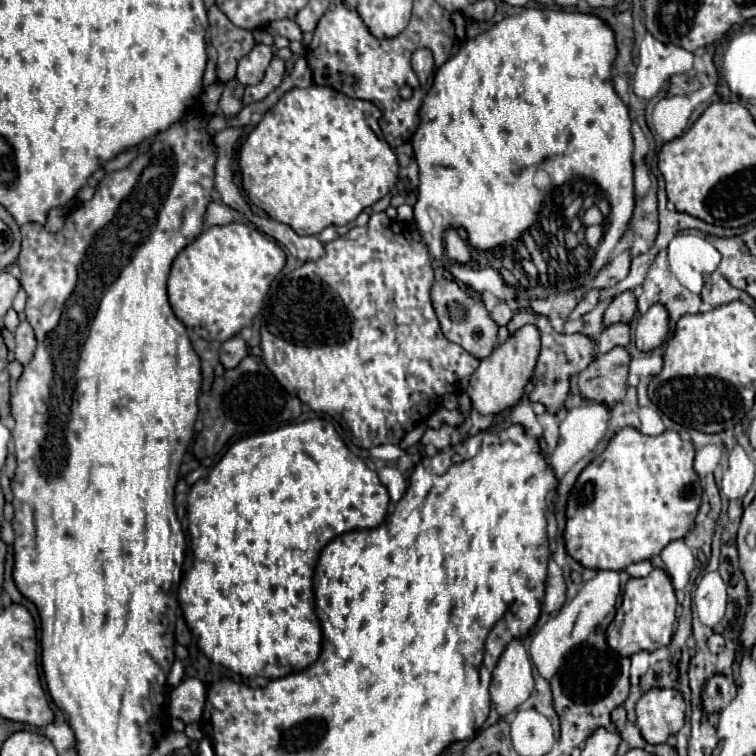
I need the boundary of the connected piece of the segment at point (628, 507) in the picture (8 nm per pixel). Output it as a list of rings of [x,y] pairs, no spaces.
[[[623,427],[607,443],[605,451],[581,471],[569,493],[565,507],[567,525],[563,533],[567,555],[587,569],[623,571],[631,563],[657,557],[673,539],[683,539],[701,505],[701,485],[697,473],[693,471],[693,457],[693,445],[685,443],[675,431],[649,437],[633,427]]]

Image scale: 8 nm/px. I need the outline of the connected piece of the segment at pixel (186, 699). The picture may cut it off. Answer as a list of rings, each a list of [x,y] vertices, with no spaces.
[[[187,677],[177,687],[171,689],[171,701],[169,701],[169,713],[183,723],[193,723],[201,717],[205,705],[205,685],[195,679]]]

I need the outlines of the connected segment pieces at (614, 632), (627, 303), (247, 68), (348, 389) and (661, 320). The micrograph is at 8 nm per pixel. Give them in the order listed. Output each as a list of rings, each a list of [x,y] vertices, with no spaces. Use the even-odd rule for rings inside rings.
[[[653,569],[643,579],[629,579],[623,593],[623,603],[617,609],[613,623],[607,629],[607,643],[623,657],[631,657],[639,651],[655,651],[669,645],[677,619],[677,599],[671,579],[663,569]]]
[[[631,291],[617,295],[603,315],[603,327],[611,327],[613,323],[629,323],[637,311],[637,301]]]
[[[255,45],[249,55],[245,55],[241,61],[239,61],[239,67],[237,67],[237,81],[241,85],[255,85],[263,79],[265,75],[265,69],[269,67],[273,59],[273,47],[269,45]]]
[[[373,213],[365,227],[353,227],[351,231],[341,235],[339,239],[329,241],[325,245],[325,255],[317,261],[317,265],[315,263],[305,263],[305,265],[297,267],[293,273],[285,275],[285,279],[281,279],[279,287],[269,295],[267,305],[263,309],[260,329],[261,358],[265,361],[265,365],[269,367],[269,371],[275,375],[275,379],[283,385],[283,389],[289,391],[289,395],[297,395],[305,405],[309,405],[316,413],[328,414],[351,436],[349,438],[356,446],[371,449],[371,447],[377,447],[377,445],[383,445],[383,443],[399,445],[403,433],[407,429],[411,429],[411,425],[415,421],[425,419],[433,411],[433,401],[437,401],[445,393],[457,391],[459,387],[467,389],[471,373],[479,367],[479,359],[471,357],[463,347],[451,343],[441,333],[441,327],[439,327],[439,321],[437,321],[437,315],[435,315],[435,309],[433,309],[433,299],[431,299],[433,283],[435,283],[433,267],[431,267],[431,259],[427,255],[425,245],[419,239],[415,239],[407,227],[399,225],[397,221],[391,221],[385,213]]]
[[[661,303],[653,305],[645,315],[641,315],[635,331],[635,343],[641,351],[657,349],[669,333],[669,315]]]

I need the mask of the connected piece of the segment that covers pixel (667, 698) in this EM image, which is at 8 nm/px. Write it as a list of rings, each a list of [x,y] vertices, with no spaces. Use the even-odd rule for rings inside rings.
[[[651,689],[637,701],[637,727],[647,743],[665,743],[685,723],[685,701],[675,689]]]

